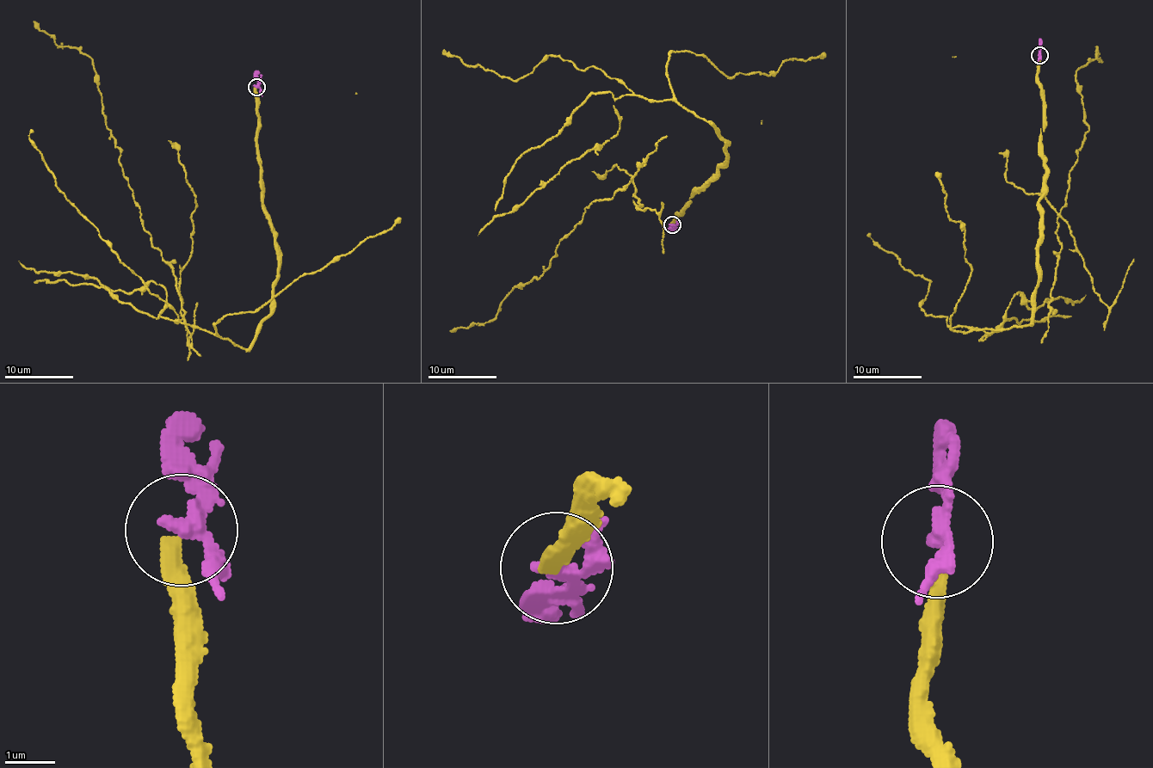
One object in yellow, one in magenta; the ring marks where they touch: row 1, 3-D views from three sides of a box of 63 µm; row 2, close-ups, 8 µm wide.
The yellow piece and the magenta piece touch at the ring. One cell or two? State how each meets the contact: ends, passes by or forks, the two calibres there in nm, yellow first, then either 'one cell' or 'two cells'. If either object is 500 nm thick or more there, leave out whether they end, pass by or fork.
yellow ends there; magenta passes by; 240 nm thick on the yellow side, 240 nm on the other; two cells

